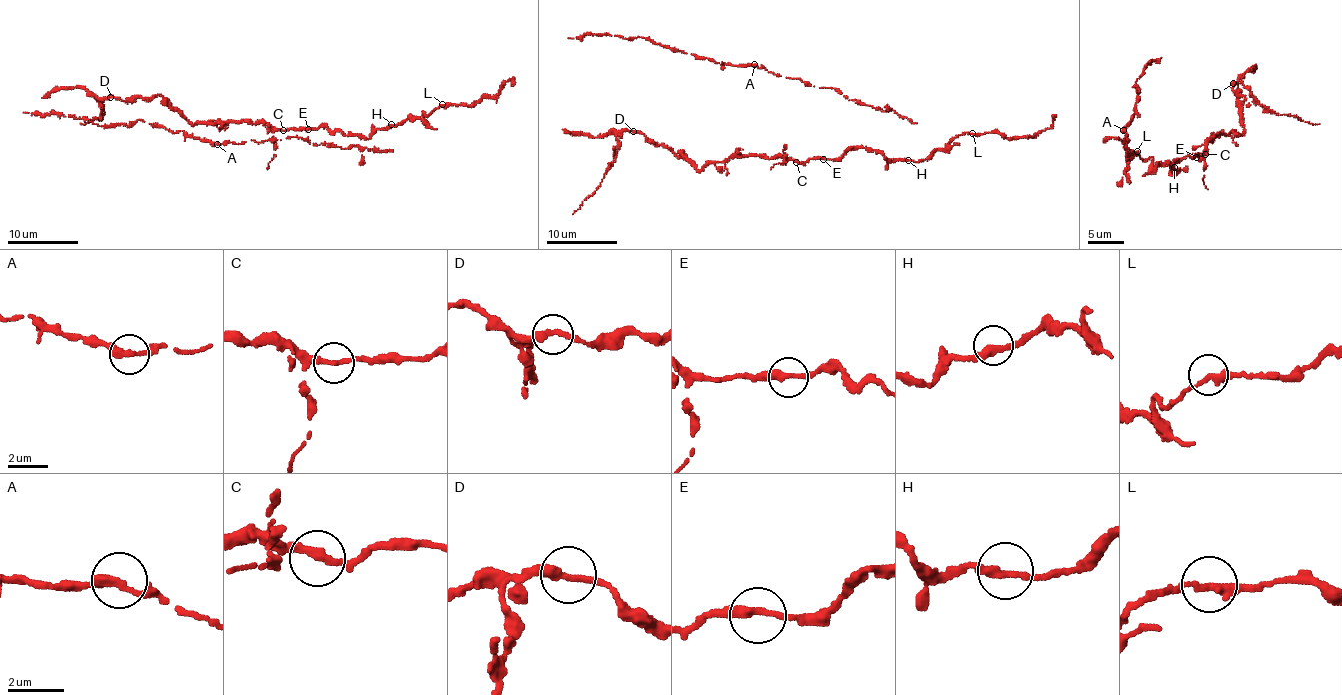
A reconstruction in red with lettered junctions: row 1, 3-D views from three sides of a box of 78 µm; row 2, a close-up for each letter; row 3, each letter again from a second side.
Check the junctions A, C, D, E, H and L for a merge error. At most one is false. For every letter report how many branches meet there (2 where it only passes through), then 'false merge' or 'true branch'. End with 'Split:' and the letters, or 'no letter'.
A: branches 2; true branch
C: branches 2; true branch
D: branches 2; true branch
E: branches 2; true branch
H: branches 2; true branch
L: branches 2; true branch
Split: no letter

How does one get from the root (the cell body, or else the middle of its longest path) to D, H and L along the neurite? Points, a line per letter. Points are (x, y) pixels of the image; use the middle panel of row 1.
D: (925, 159), (890, 161), (859, 147), (837, 159), (805, 162), (731, 156), (699, 170), (633, 131)
H: (925, 159), (908, 160)
L: (925, 159), (936, 150), (942, 151), (954, 137), (972, 133)

